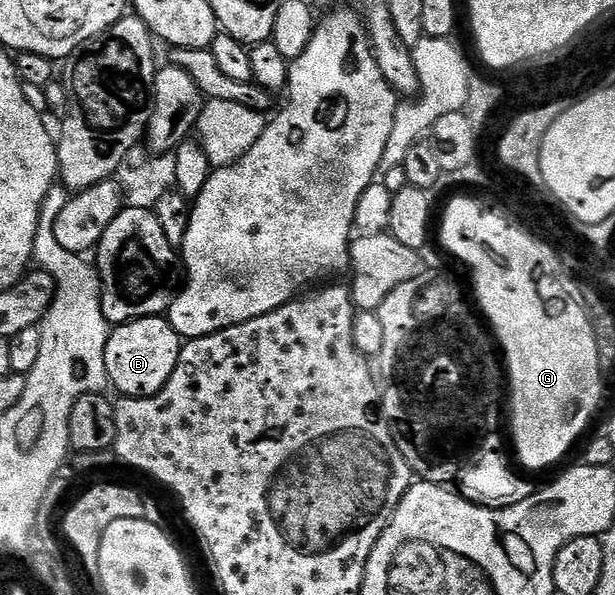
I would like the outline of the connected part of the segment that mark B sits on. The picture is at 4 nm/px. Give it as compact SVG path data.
M162 316L157 318L137 318L131 322L115 325L108 336L108 344L104 348L104 368L106 380L111 387L115 386L117 392L124 398L147 398L156 396L164 384L168 384L168 376L176 372L176 364L180 360L180 352L184 340L172 328L172 324Z

